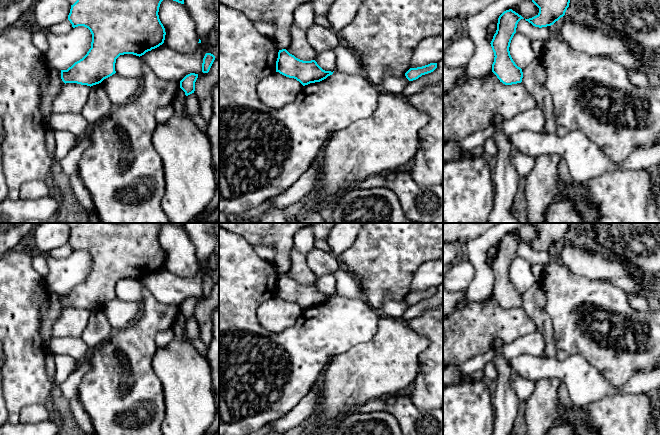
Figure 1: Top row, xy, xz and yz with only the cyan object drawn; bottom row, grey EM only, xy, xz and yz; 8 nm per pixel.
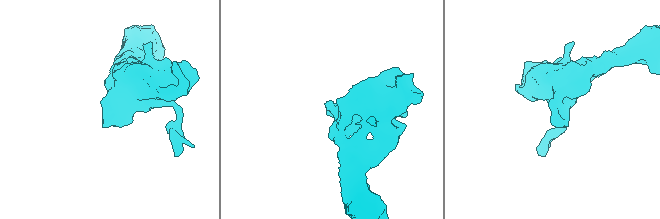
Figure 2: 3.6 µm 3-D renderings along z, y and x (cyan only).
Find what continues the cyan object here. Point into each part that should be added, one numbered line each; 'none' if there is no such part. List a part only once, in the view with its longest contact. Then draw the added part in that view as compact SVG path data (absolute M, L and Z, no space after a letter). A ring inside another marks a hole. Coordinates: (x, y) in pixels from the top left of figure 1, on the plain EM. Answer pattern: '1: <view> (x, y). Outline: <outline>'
none

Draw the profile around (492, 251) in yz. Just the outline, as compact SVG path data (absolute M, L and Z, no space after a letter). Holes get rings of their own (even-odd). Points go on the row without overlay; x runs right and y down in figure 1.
M492 246L488 249L487 251L487 257L486 257L486 261L487 261L487 265L489 267L491 267L492 263L493 263L493 260L494 258L496 257L496 254L497 254L497 248Z

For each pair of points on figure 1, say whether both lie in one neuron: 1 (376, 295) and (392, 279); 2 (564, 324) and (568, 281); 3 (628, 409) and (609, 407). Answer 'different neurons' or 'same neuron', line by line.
1: same neuron
2: same neuron
3: same neuron

